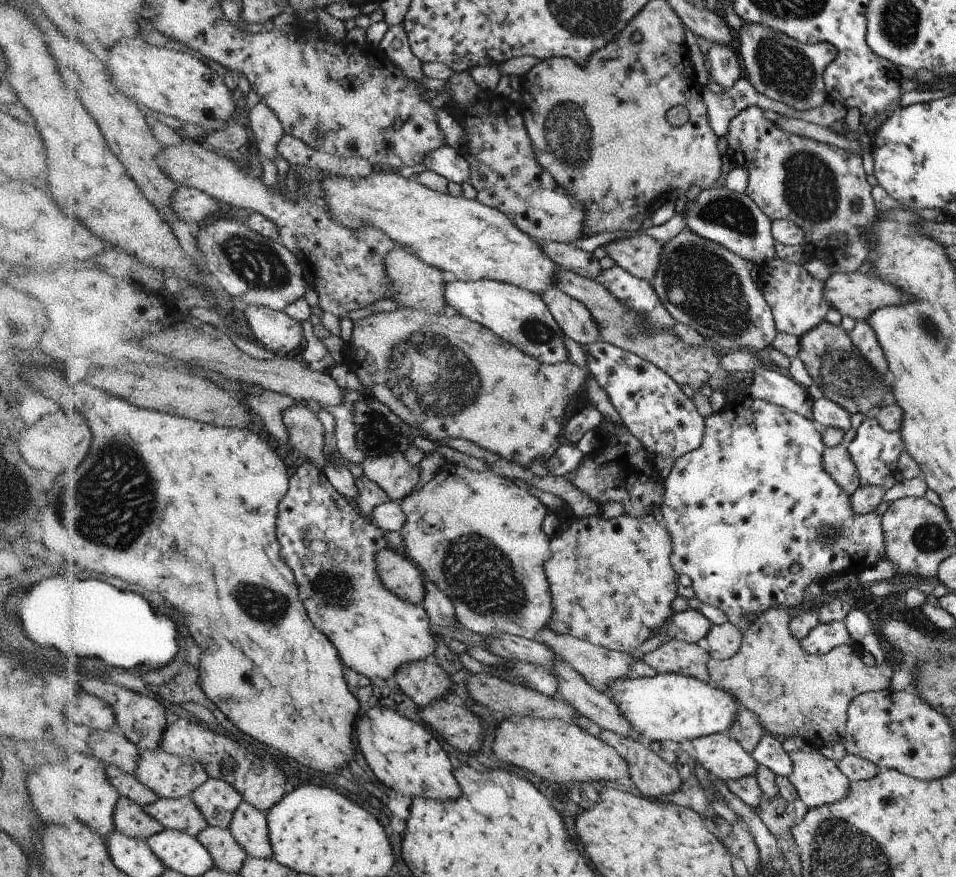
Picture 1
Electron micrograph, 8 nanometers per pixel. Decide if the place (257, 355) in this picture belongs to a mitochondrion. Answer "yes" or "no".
no

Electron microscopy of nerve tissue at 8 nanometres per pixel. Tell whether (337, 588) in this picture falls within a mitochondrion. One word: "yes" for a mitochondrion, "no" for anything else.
yes

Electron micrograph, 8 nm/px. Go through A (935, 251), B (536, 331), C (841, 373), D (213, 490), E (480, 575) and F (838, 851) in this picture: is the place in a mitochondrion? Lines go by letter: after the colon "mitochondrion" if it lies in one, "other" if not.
A: other
B: mitochondrion
C: mitochondrion
D: other
E: mitochondrion
F: mitochondrion

